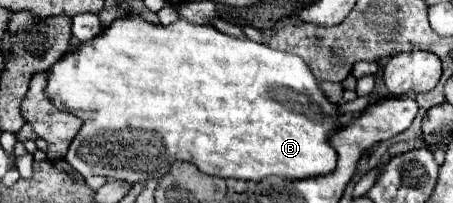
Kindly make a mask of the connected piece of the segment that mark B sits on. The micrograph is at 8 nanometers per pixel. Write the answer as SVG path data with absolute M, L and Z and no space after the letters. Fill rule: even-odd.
M138 19L136 23L112 23L104 33L96 35L90 41L76 43L72 53L66 53L58 63L52 65L50 77L48 77L48 89L46 95L48 99L62 111L74 113L84 121L80 133L74 137L68 149L68 163L82 175L82 177L92 177L92 175L102 175L102 177L112 177L112 179L122 179L128 183L136 181L146 181L150 177L160 177L168 173L168 165L174 161L188 161L194 163L202 173L216 175L216 177L232 177L232 179L242 179L242 181L254 181L260 183L264 177L284 177L284 179L306 179L306 177L320 177L328 175L330 171L336 169L338 153L330 145L332 135L340 129L340 119L344 117L338 111L338 105L332 103L324 91L320 89L316 77L308 69L308 65L284 51L274 51L264 43L256 43L250 39L234 39L230 35L220 33L212 25L192 25L188 21L178 19L170 27L162 25L148 25L144 19Z

